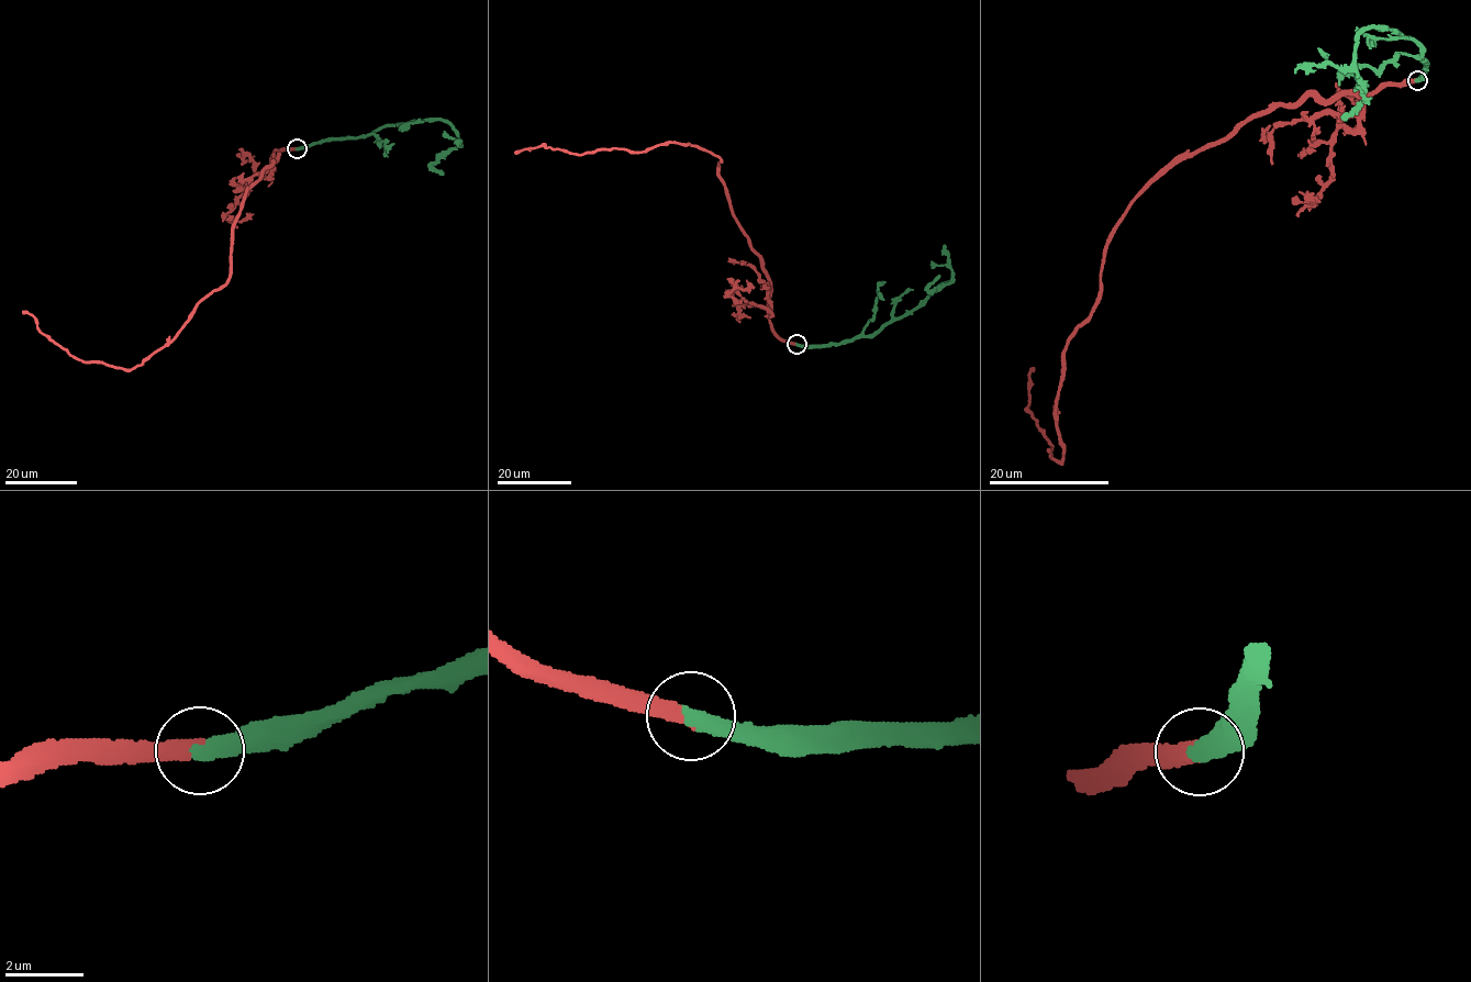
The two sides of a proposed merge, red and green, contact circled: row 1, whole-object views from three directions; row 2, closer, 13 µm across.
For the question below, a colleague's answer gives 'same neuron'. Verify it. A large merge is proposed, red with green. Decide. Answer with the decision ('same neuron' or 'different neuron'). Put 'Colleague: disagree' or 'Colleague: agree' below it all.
same neuron
Colleague: agree

